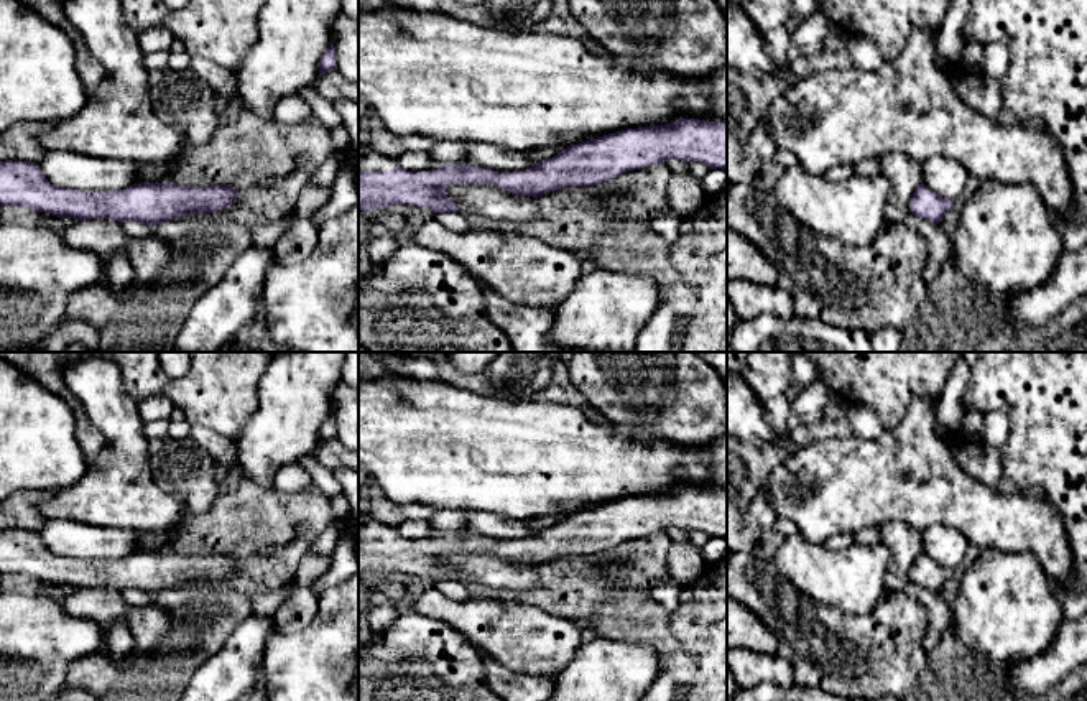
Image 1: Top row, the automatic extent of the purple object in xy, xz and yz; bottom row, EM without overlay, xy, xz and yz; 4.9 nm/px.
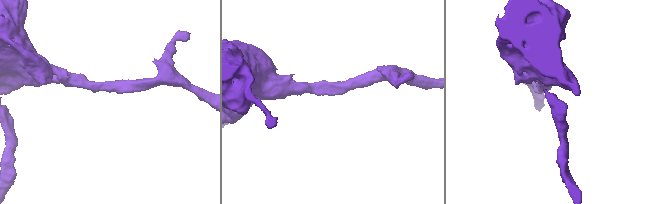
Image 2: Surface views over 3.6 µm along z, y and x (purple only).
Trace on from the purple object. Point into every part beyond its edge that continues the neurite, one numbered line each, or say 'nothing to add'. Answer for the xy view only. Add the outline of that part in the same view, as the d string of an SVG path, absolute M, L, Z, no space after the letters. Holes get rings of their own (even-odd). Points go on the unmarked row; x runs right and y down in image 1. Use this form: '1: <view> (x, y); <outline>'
nothing to add

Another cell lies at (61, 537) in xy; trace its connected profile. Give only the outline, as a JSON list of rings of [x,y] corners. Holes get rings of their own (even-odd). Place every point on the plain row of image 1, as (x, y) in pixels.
[[[48,520],[38,532],[46,548],[58,556],[79,559],[118,559],[141,553],[138,530]]]

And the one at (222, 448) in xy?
[[[192,425],[191,438],[206,449],[214,461],[224,462],[229,467],[229,477],[224,494],[235,492],[243,476],[242,466],[237,456],[235,438],[224,436],[210,428]]]

